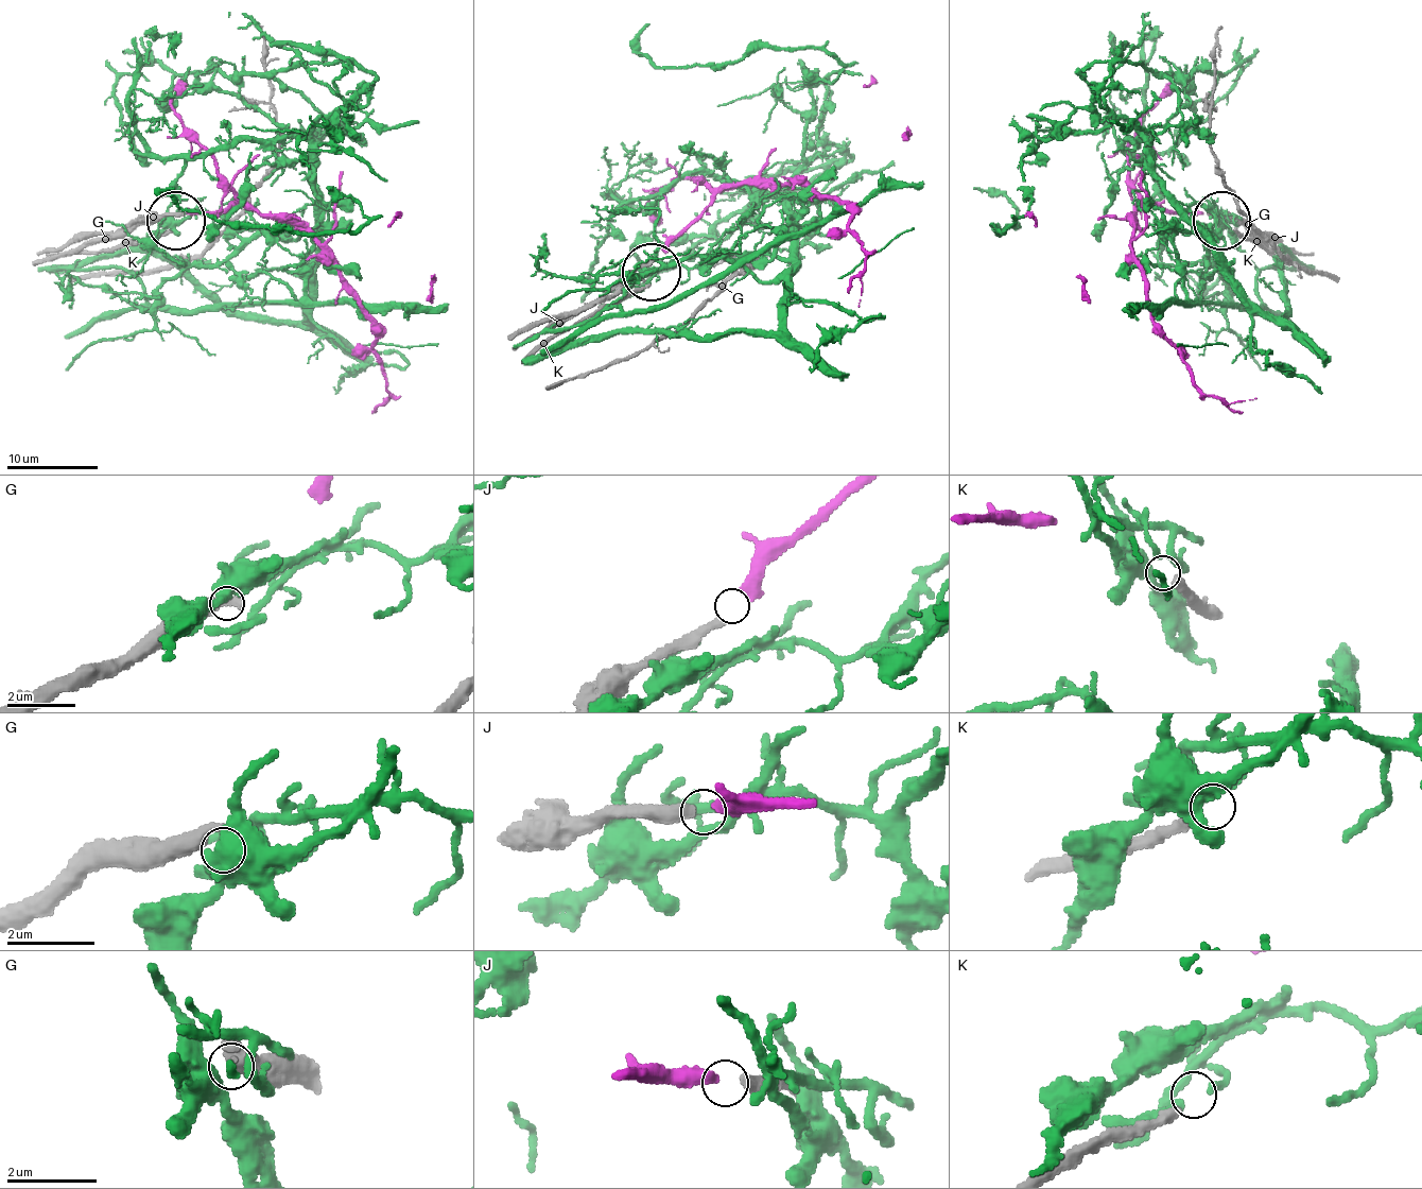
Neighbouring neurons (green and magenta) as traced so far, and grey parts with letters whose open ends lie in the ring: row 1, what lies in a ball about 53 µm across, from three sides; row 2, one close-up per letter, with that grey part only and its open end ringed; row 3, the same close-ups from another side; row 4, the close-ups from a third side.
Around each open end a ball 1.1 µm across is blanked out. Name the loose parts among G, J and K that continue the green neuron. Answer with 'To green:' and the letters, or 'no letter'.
To green: no letter

